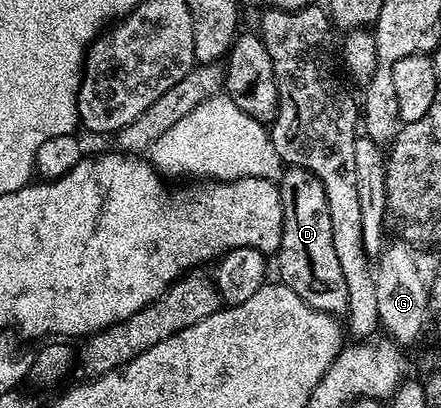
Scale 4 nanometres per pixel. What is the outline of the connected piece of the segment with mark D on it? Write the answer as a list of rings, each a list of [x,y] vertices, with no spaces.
[[[290,168],[277,179],[284,208],[284,228],[276,255],[281,285],[292,288],[300,300],[328,314],[341,315],[347,309],[348,287],[344,271],[332,245],[332,216],[328,216],[328,196],[324,184],[312,172]]]

